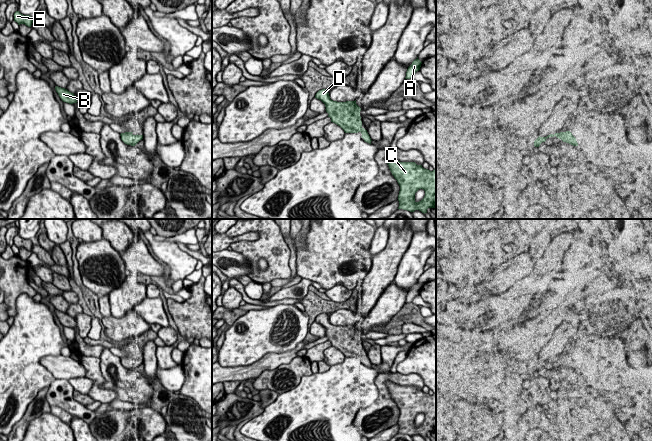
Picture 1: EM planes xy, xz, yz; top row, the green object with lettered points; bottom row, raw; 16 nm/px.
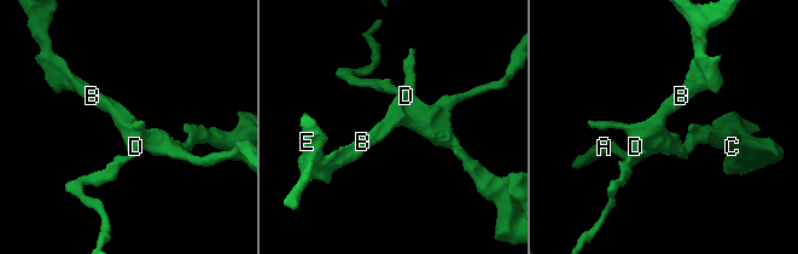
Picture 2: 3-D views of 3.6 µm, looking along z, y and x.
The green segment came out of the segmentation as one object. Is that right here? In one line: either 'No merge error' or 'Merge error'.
No merge error

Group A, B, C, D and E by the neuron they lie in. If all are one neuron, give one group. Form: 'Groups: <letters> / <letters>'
Groups: A B C D E

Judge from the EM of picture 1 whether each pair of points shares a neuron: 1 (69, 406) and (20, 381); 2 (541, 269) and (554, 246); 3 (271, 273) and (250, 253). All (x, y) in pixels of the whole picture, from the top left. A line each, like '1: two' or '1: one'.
1: two
2: one
3: one

